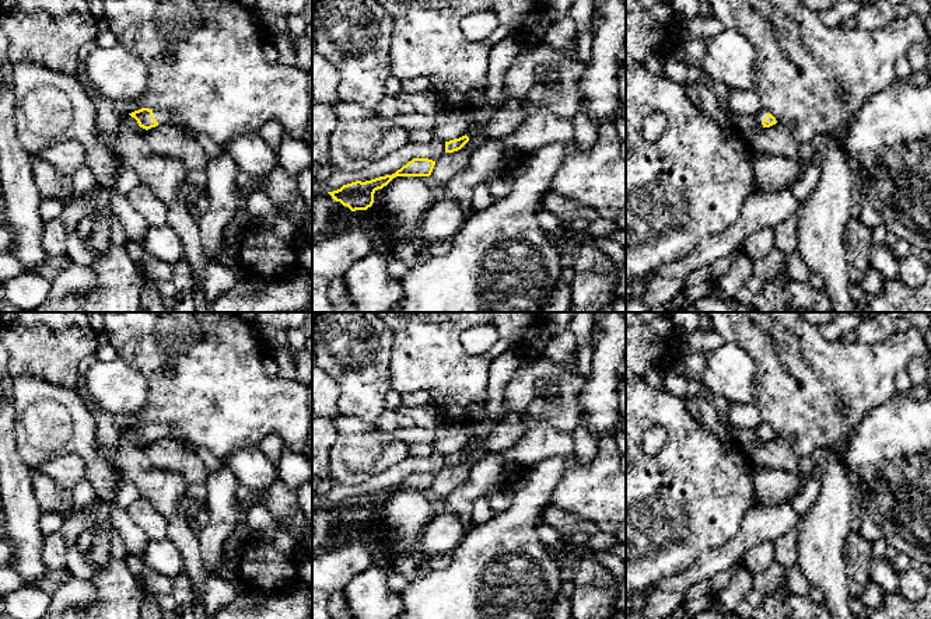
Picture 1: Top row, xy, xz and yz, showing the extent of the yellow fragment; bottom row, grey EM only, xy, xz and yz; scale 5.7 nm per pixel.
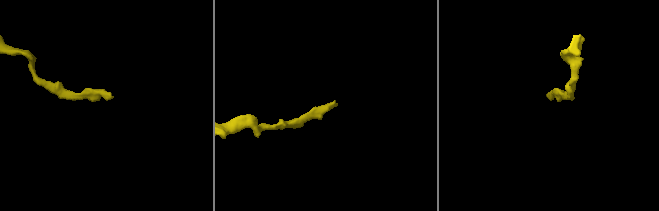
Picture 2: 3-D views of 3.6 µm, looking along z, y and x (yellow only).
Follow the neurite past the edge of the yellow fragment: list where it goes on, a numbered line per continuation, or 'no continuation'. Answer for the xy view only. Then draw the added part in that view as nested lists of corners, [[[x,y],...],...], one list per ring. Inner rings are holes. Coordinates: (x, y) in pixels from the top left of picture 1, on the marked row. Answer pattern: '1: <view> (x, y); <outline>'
1: xy (161, 116); [[[153,109],[153,116],[158,122],[158,125],[172,125],[172,113],[169,111],[158,111]]]

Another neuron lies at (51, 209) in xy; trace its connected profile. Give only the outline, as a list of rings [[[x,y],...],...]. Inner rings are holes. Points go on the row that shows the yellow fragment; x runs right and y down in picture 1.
[[[42,199],[41,217],[45,223],[59,218],[62,213],[63,213],[62,199]]]

